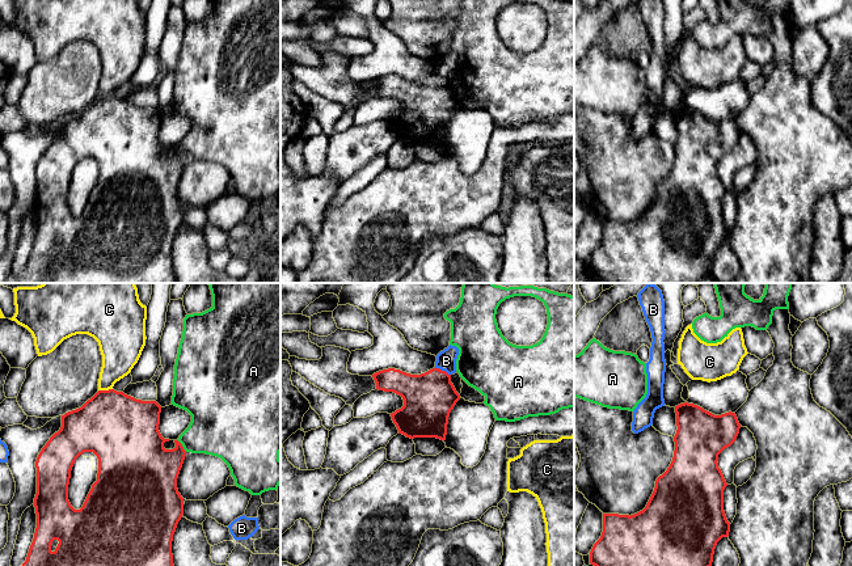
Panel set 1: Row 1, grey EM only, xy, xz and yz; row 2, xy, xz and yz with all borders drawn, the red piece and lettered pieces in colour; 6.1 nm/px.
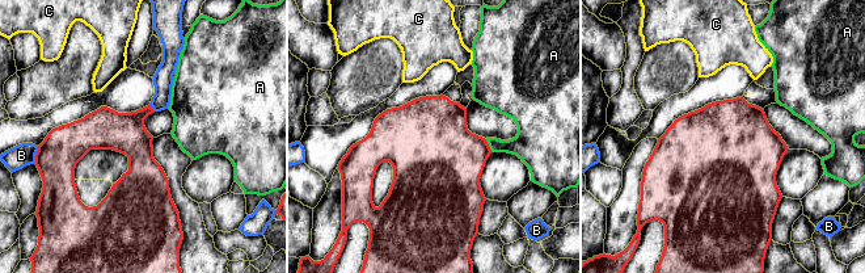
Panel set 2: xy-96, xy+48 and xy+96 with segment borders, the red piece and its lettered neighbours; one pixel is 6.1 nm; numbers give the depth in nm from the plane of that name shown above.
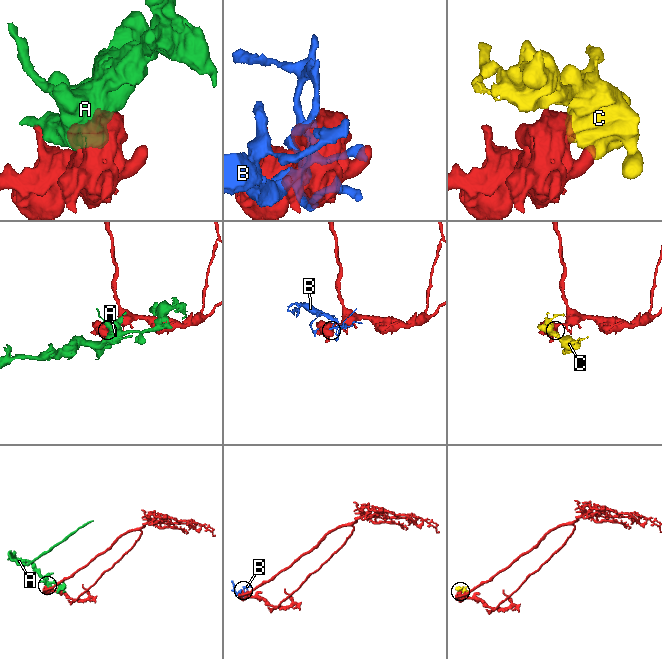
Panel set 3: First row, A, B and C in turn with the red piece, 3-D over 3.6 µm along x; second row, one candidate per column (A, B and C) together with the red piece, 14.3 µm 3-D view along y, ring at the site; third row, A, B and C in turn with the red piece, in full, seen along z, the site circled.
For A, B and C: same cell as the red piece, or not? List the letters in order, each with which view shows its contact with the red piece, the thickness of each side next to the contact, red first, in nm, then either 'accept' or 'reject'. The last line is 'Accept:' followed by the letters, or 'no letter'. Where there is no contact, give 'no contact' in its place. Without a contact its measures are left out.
A: contact in xy; calibres 340 and 340 nm; reject
B: contact in xz; calibres 300 and 130 nm; reject
C: contact in xy; calibres 420 and 220 nm; reject
Accept: no letter

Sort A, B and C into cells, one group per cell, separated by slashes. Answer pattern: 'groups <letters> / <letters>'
groups A / B / C

